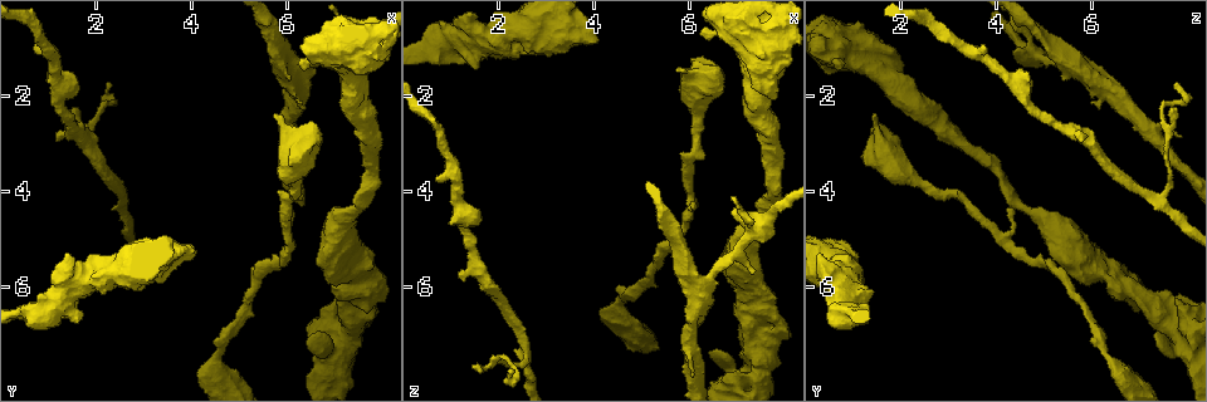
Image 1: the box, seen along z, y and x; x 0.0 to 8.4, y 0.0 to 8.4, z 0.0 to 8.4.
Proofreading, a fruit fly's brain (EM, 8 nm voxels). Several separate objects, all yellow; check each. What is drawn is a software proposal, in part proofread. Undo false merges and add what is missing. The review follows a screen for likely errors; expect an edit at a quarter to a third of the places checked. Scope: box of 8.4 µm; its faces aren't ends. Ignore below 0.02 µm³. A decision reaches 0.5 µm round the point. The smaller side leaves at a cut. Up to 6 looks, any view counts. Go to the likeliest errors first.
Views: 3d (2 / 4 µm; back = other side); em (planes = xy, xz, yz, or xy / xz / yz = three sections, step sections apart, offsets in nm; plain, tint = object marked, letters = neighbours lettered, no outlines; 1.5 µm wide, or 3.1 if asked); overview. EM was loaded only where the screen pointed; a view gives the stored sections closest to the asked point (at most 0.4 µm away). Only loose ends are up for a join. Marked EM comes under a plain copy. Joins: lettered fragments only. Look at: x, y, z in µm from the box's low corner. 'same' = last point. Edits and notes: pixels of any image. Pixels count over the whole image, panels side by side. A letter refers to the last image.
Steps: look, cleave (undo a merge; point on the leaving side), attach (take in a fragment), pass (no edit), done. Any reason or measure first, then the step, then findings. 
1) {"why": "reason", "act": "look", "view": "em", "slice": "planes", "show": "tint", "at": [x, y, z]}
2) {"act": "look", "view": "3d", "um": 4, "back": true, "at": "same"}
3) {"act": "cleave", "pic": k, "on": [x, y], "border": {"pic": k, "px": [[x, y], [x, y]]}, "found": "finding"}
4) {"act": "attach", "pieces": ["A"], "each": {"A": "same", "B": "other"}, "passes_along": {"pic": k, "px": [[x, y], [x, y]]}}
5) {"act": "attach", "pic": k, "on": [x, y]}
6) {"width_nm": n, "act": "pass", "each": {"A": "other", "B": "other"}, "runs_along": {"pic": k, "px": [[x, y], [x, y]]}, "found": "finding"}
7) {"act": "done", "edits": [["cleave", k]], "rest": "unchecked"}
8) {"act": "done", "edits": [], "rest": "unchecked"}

{"why": "sharp bend", "act": "look", "view": "3d", "um": 2, "at": [2.50, 4.15, 7.30]}

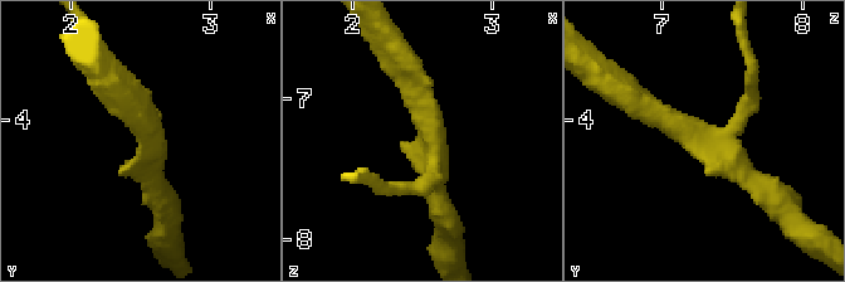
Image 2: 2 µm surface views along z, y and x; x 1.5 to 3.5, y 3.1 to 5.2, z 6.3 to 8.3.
{"arms": 3, "act": "look", "view": "em", "slice": "xy", "step": 4, "show": "tint", "at": [2.56, 4.12, 7.34]}

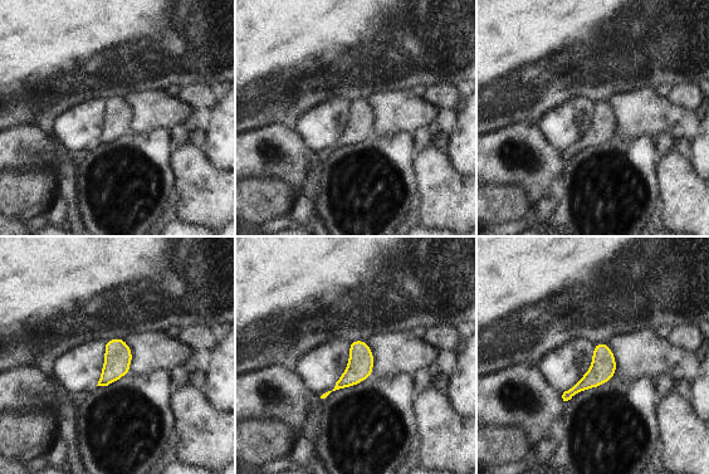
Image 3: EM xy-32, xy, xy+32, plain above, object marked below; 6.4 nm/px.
{"why": "another direction", "act": "look", "view": "em", "slice": "planes", "show": "letters", "at": "same"}

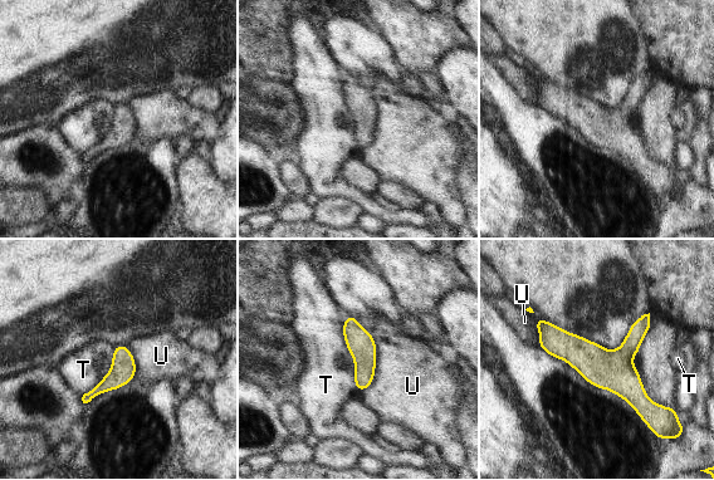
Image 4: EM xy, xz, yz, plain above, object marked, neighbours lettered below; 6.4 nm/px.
{"act": "pass", "each": {"T": "other", "U": "other"}, "border": {"pic": 4, "px": [[346, 314], [343, 339], [358, 391]]}, "found": "continuous, no second cell"}

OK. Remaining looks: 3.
{"why": "an open end", "act": "look", "view": "3d", "um": 2, "at": [6.30, 1.50, 0.75]}

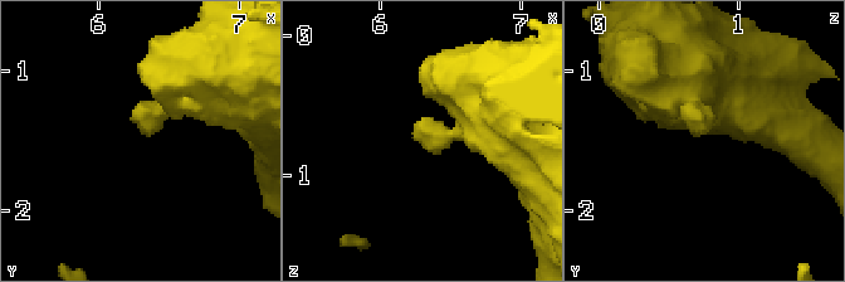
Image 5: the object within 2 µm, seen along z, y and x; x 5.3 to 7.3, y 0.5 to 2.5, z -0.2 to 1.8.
{"why": "shape alone is not enough", "act": "look", "view": "em", "slice": "planes", "show": "letters", "at": [6.30, 1.46, 0.74]}

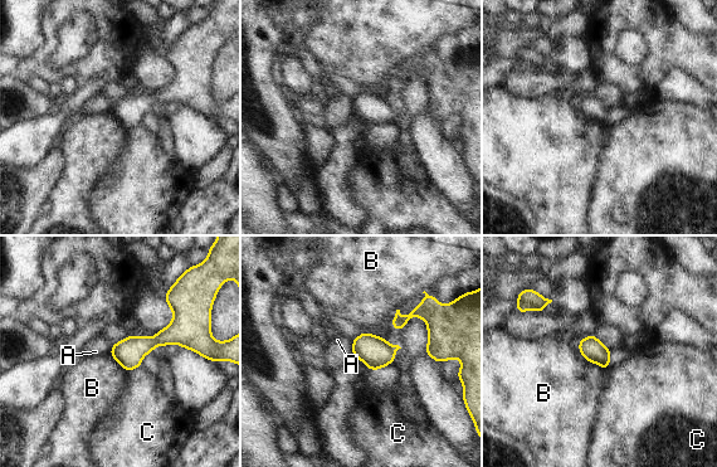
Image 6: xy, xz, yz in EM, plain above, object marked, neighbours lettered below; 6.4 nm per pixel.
{"longest_contact_nm": ["B", 190], "act": "pass", "each": {"A": "other", "B": "other", "C": "other"}, "border": {"pic": 6, "px": [[581, 354], [605, 370]]}, "found": "none of them fits"}

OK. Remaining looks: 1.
{"why": "an open end", "act": "look", "view": "em", "slice": "yz", "step": 8, "show": "letters", "at": [2.25, 1.85, 7.70]}

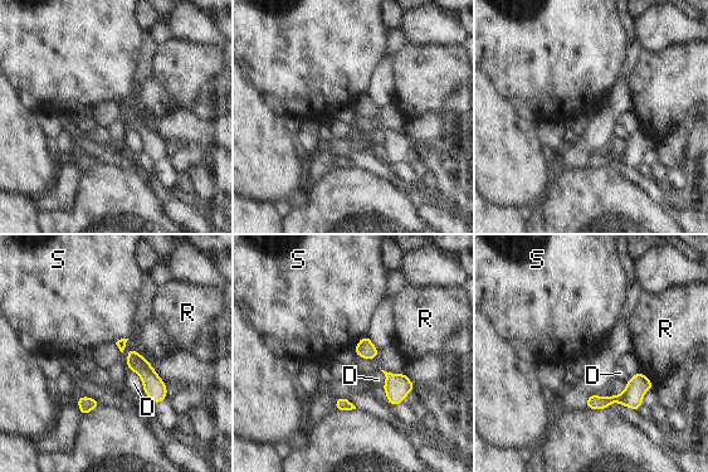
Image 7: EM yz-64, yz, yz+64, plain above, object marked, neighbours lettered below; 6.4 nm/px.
{"act": "pass", "each": {"D": "other", "R": "other", "S": "other"}, "runs_along": {"pic": 7, "px": [[121, 342], [145, 370], [161, 397]]}, "found": "none of them fits"}

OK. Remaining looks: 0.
{"act": "done", "edits": [], "rest": "unchecked"}

